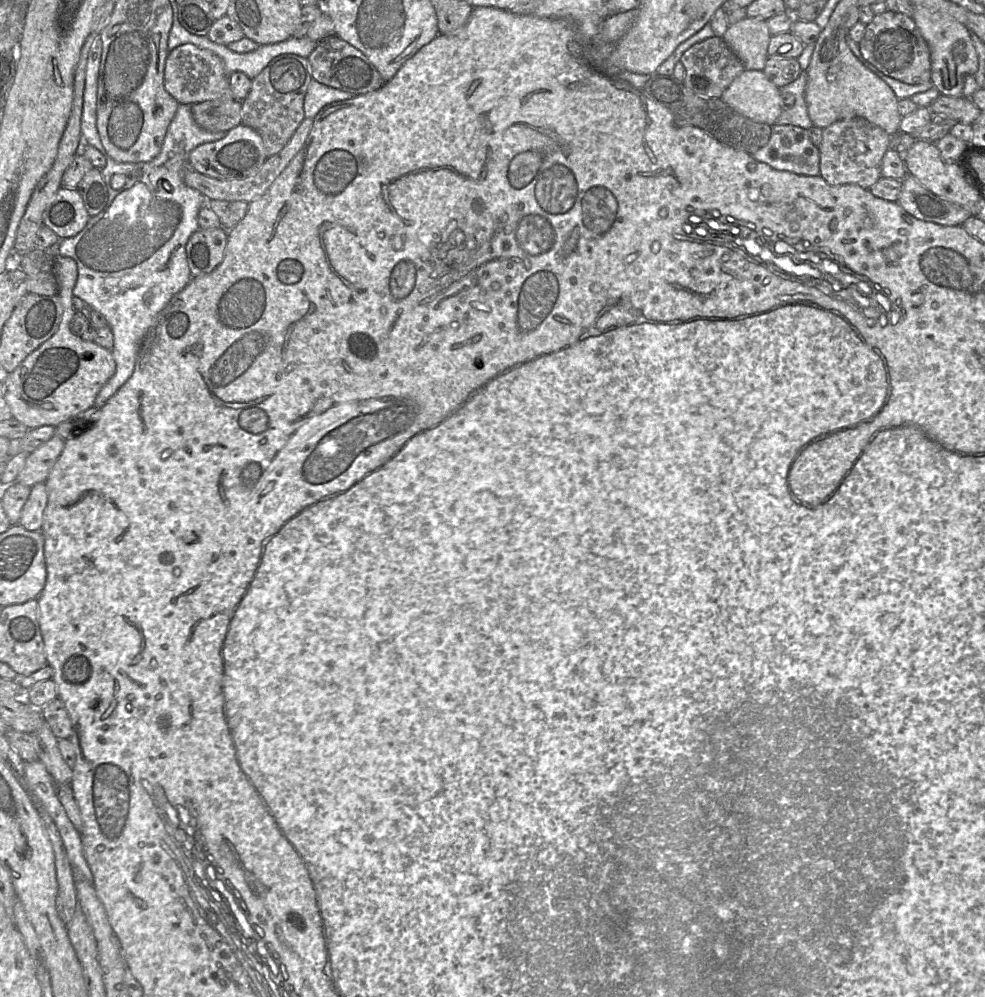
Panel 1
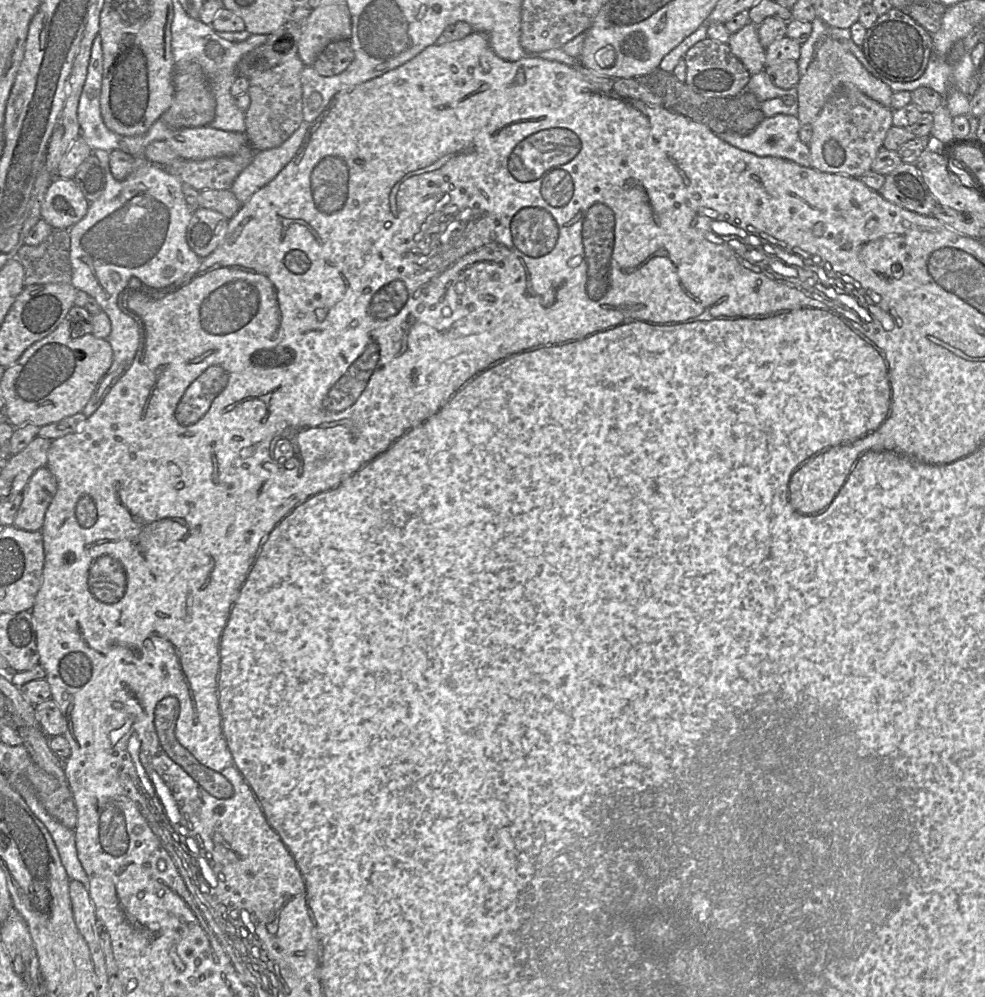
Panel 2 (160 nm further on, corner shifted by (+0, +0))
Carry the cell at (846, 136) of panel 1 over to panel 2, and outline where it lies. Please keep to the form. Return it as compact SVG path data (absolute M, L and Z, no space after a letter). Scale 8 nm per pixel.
M854 85L841 86L828 98L811 123L813 136L809 149L812 167L820 172L854 178L872 170L872 164L893 126L893 110L869 98Z

